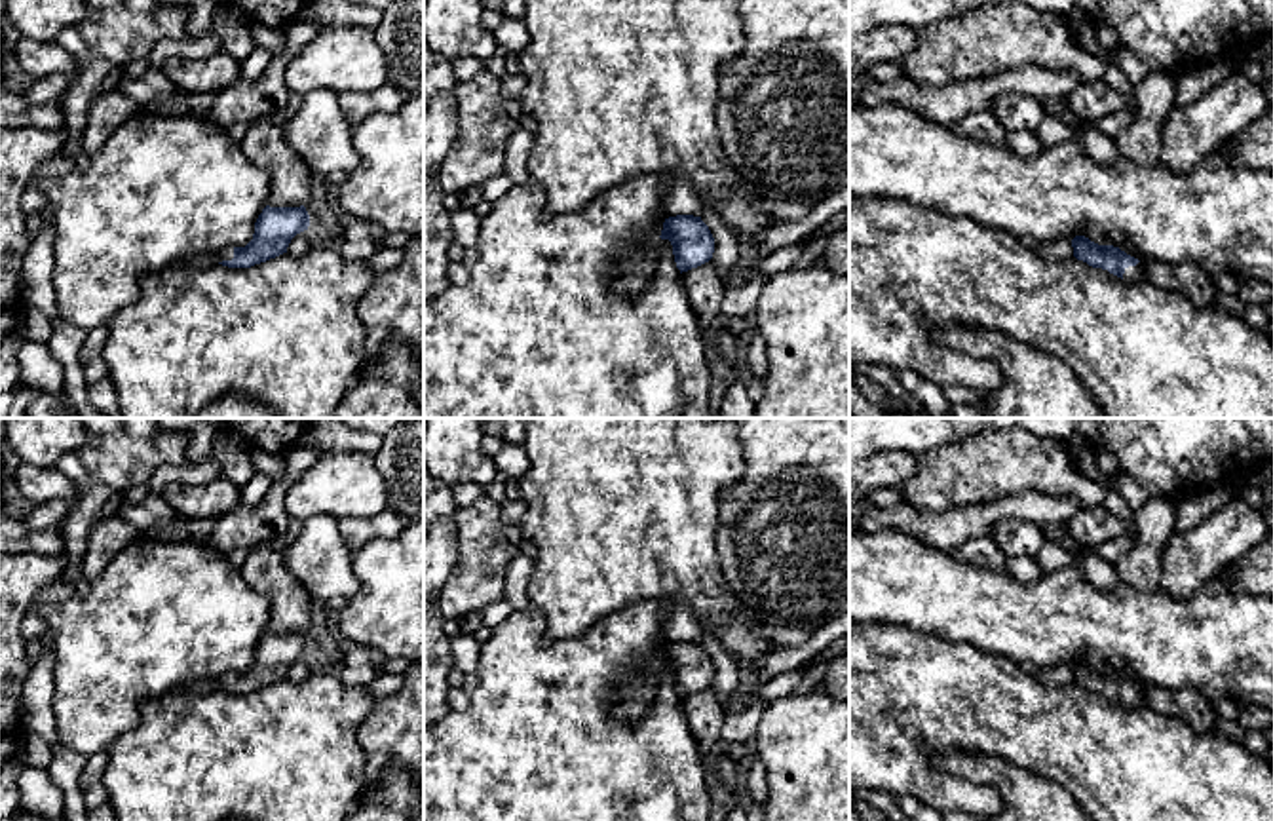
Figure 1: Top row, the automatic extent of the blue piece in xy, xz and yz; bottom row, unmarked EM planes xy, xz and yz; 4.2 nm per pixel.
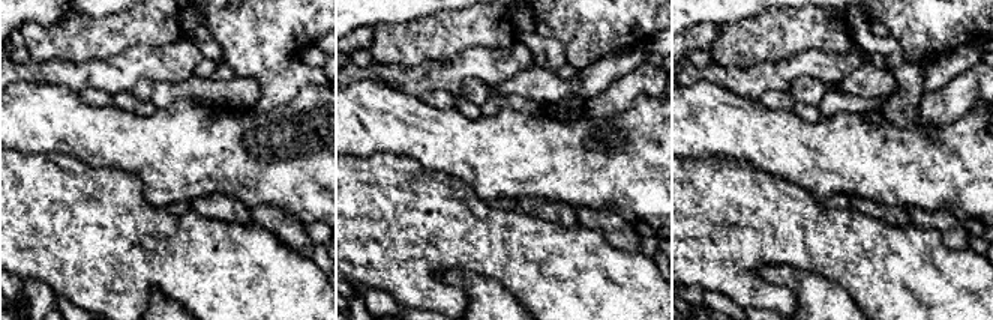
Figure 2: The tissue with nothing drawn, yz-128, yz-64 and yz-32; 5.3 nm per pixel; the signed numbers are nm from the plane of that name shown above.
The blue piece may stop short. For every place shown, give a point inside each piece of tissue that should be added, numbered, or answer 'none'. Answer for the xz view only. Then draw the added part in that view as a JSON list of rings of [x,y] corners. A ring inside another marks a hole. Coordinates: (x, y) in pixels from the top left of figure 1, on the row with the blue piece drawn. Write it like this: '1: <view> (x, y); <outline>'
none

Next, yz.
1: yz (1133, 272); [[[1142,260],[1136,266],[1125,268],[1123,279],[1127,279],[1127,281],[1146,281]]]

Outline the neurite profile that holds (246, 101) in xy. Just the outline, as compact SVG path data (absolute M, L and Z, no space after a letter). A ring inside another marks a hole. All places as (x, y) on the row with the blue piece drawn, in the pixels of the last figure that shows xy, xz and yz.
M296 19L289 27L287 51L283 55L276 55L258 80L239 78L217 93L209 118L228 129L234 124L251 124L283 108L293 95L285 82L287 61L293 59L321 29L323 27L312 19Z

